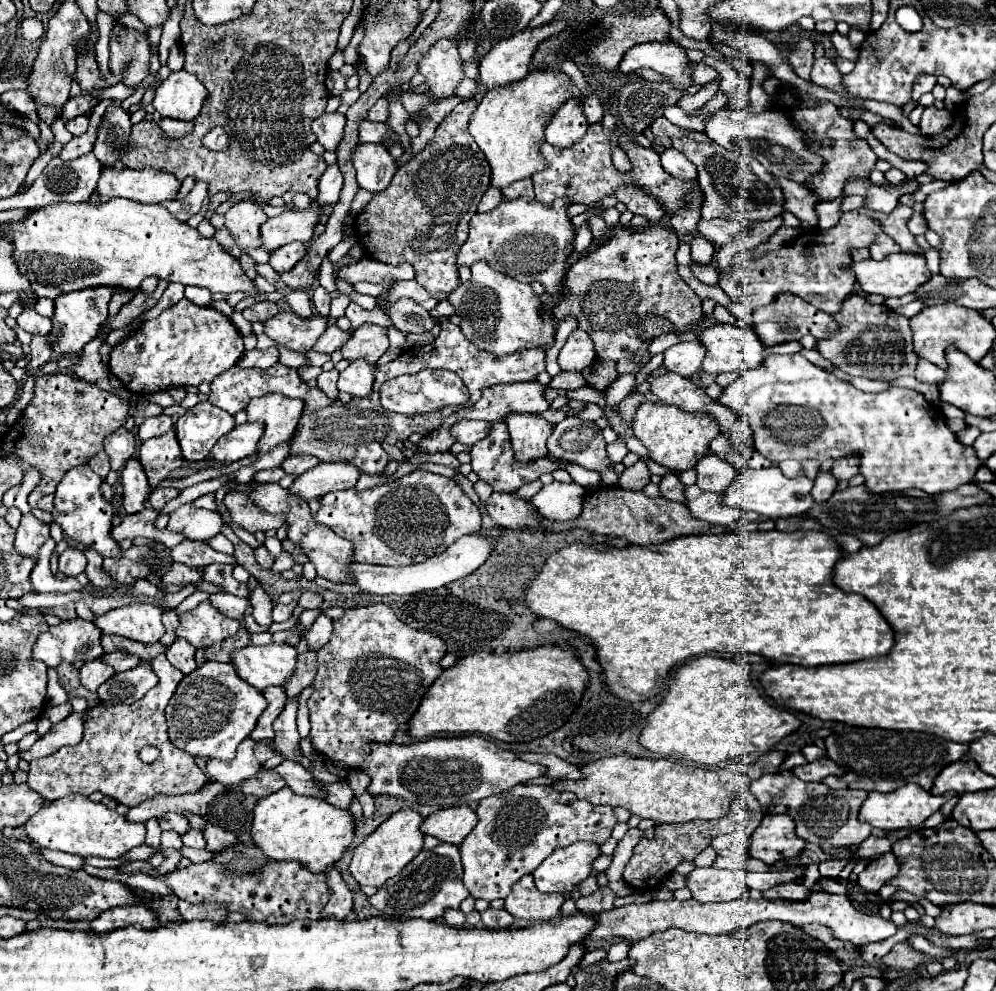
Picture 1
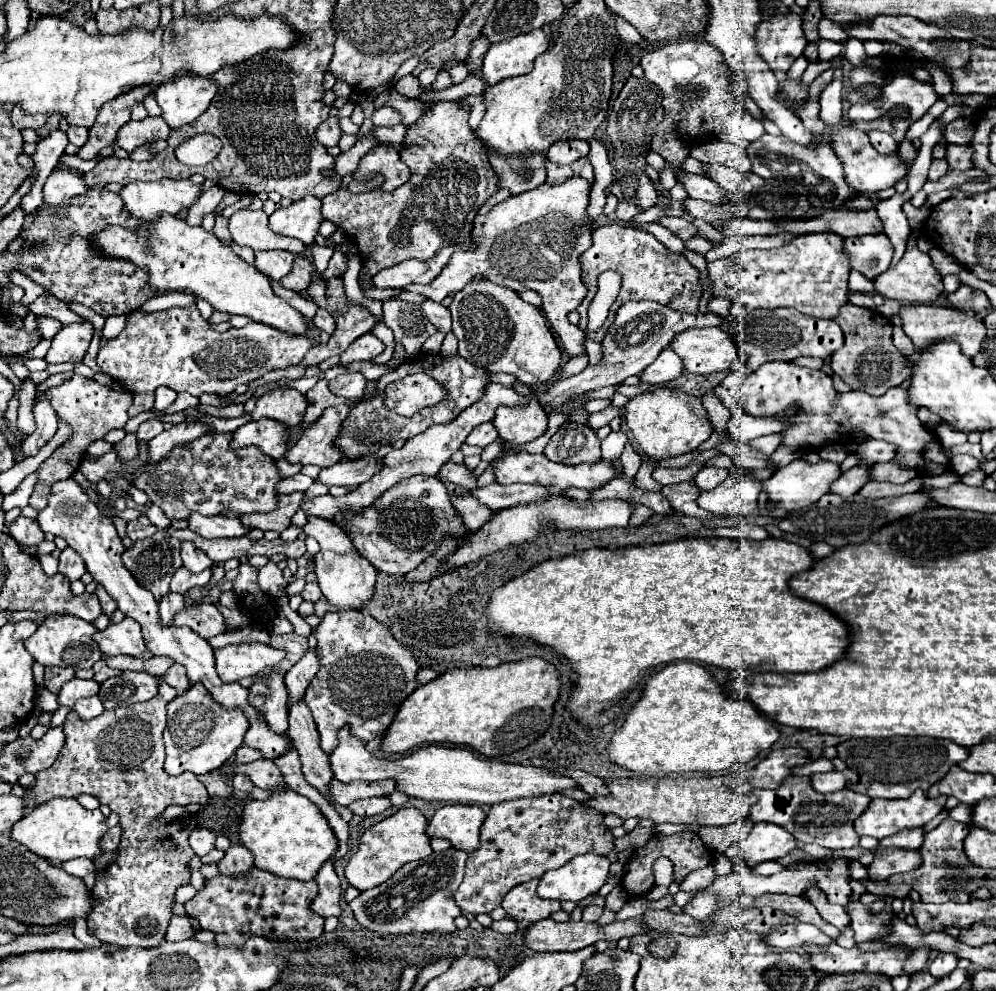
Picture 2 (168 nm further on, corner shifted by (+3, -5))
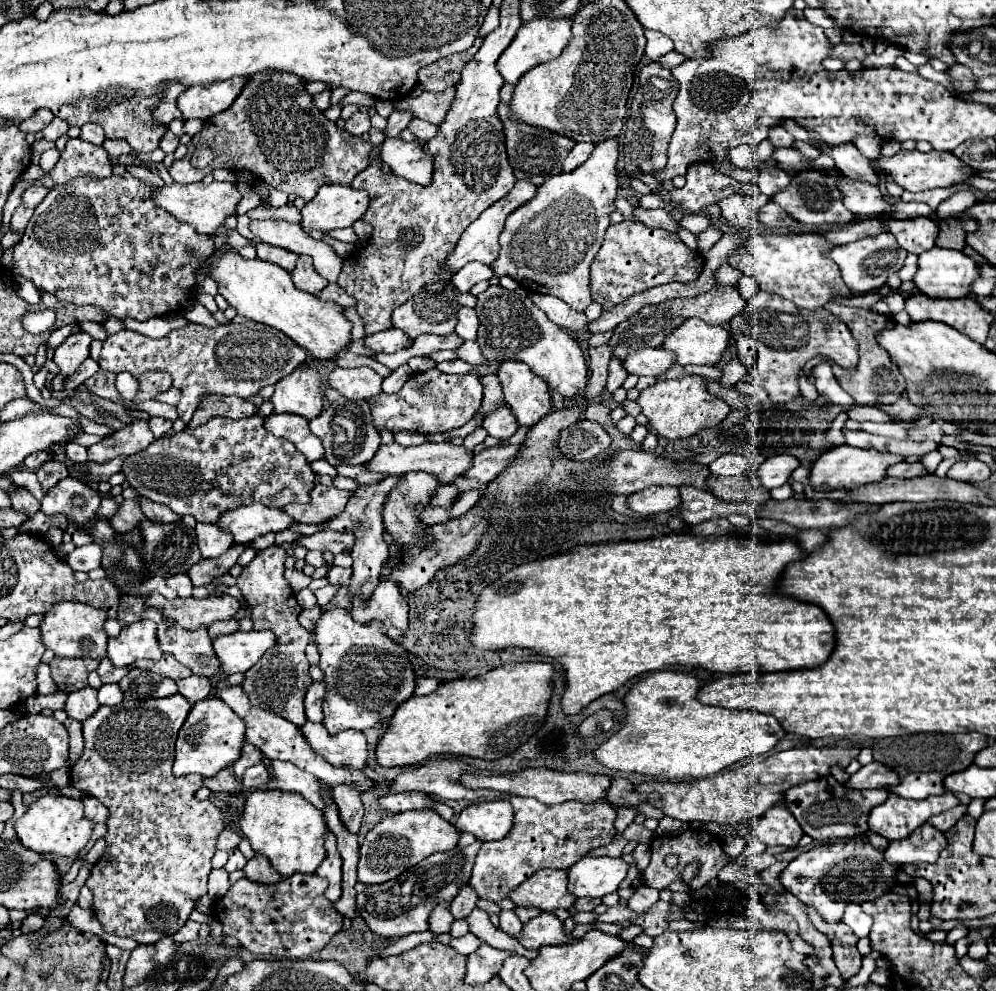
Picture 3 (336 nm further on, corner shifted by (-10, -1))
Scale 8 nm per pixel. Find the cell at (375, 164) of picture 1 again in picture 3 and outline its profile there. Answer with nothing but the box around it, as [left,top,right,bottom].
[382,137,434,187]

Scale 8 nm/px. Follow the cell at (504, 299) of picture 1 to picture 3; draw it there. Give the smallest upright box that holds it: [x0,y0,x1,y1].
[476,285,588,401]

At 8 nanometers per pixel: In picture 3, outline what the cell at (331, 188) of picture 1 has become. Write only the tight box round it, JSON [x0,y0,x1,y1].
[388,109,414,137]

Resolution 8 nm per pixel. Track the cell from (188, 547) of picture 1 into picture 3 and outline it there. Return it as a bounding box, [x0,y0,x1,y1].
[196,523,234,559]

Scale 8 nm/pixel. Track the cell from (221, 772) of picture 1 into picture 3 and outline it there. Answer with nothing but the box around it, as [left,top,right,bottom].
[272,761,328,811]

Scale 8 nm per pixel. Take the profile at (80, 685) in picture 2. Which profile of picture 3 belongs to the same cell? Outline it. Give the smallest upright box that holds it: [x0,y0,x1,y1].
[64,687,100,721]

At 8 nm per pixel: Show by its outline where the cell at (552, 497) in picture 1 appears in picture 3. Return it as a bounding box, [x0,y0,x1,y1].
[628,487,682,515]

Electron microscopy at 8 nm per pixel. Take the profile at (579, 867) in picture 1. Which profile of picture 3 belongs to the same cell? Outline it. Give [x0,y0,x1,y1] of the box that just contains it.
[568,857,628,897]

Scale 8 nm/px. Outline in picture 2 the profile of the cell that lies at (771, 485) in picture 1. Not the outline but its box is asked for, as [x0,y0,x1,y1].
[761,459,841,511]

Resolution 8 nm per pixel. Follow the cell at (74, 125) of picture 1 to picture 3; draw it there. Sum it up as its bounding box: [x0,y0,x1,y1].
[80,123,106,145]

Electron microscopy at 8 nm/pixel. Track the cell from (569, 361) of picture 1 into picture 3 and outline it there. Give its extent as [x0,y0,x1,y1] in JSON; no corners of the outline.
[492,141,618,311]

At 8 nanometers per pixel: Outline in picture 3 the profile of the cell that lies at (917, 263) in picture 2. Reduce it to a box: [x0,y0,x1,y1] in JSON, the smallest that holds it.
[914,247,980,299]

